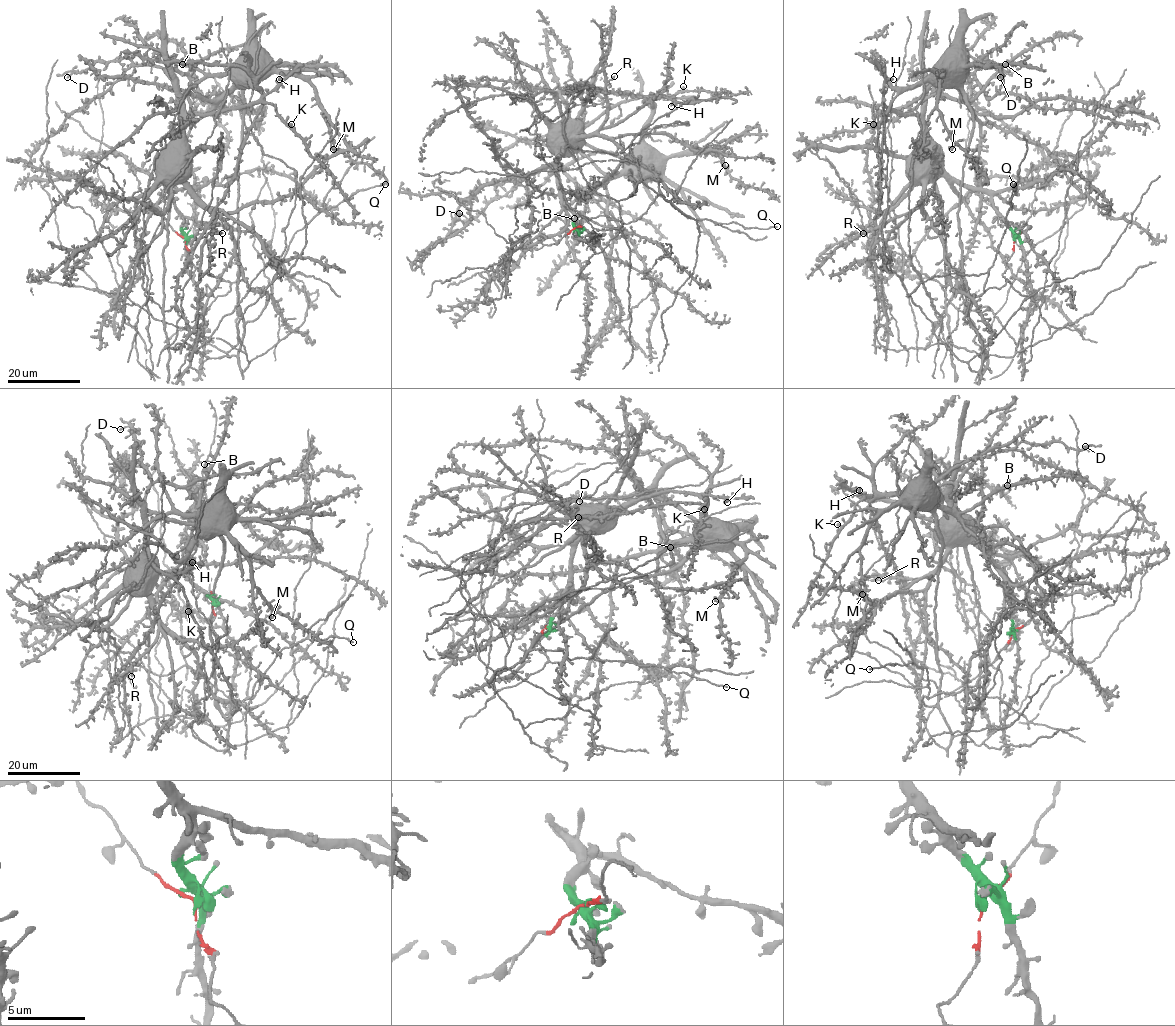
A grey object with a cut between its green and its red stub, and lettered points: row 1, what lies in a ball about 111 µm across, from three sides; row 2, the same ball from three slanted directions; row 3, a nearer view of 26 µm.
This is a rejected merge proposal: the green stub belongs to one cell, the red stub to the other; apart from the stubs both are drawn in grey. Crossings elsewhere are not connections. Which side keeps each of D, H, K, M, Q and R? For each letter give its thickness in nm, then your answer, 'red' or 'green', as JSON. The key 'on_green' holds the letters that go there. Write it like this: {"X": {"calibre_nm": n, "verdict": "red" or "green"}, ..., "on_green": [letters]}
{"D": {"calibre_nm": 320, "verdict": "green"}, "H": {"calibre_nm": 380, "verdict": "green"}, "K": {"calibre_nm": 360, "verdict": "green"}, "M": {"calibre_nm": 200, "verdict": "red"}, "Q": {"calibre_nm": 160, "verdict": "red"}, "R": {"calibre_nm": 280, "verdict": "green"}, "on_green": ["D", "H", "K", "R"]}

